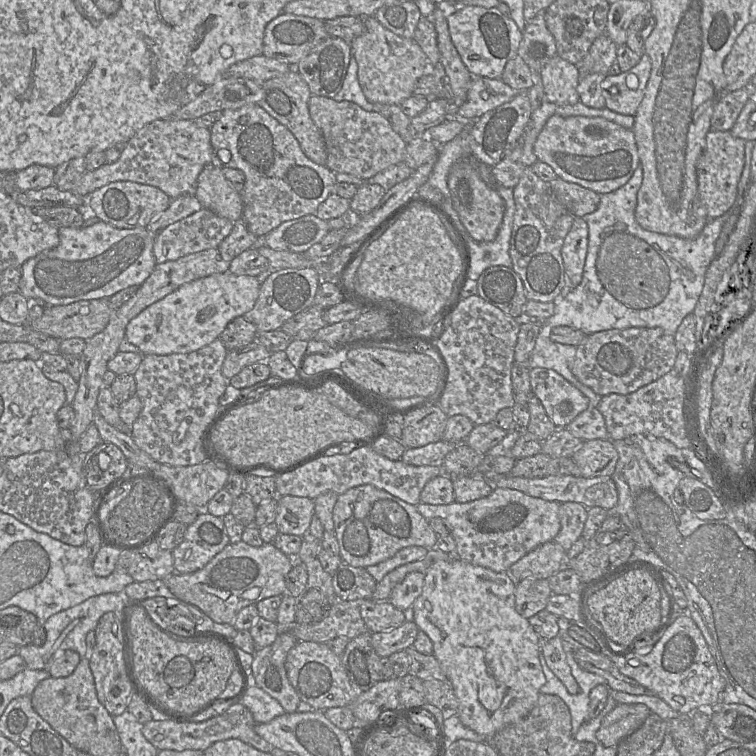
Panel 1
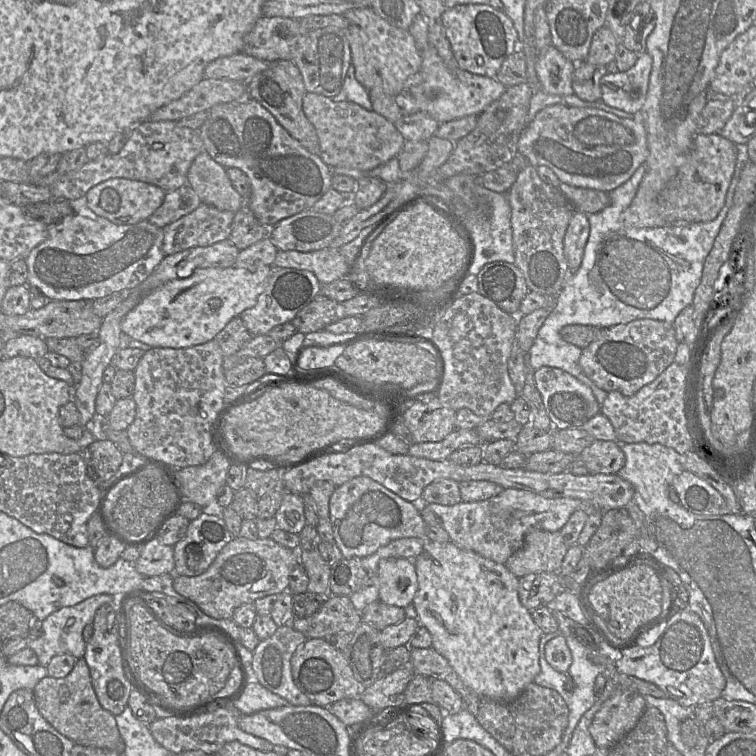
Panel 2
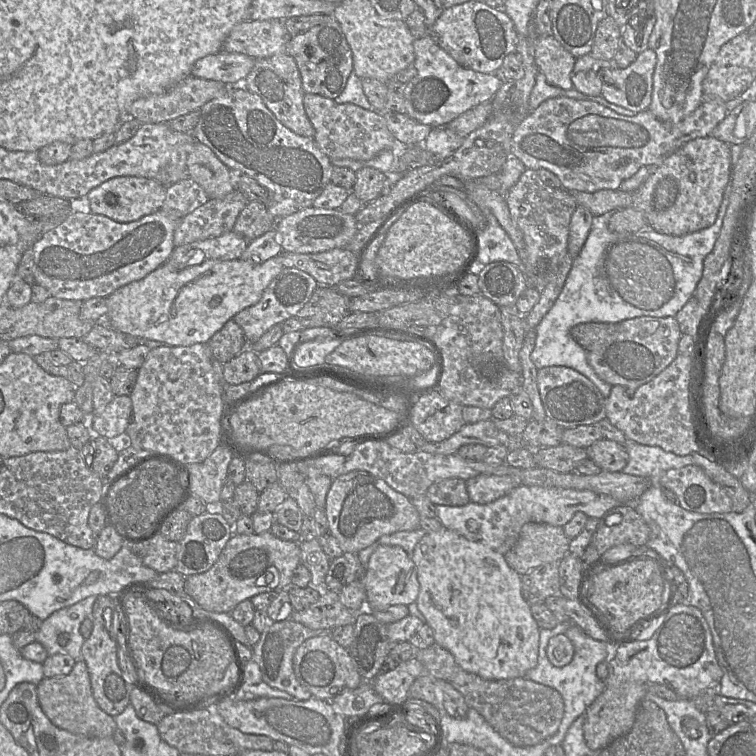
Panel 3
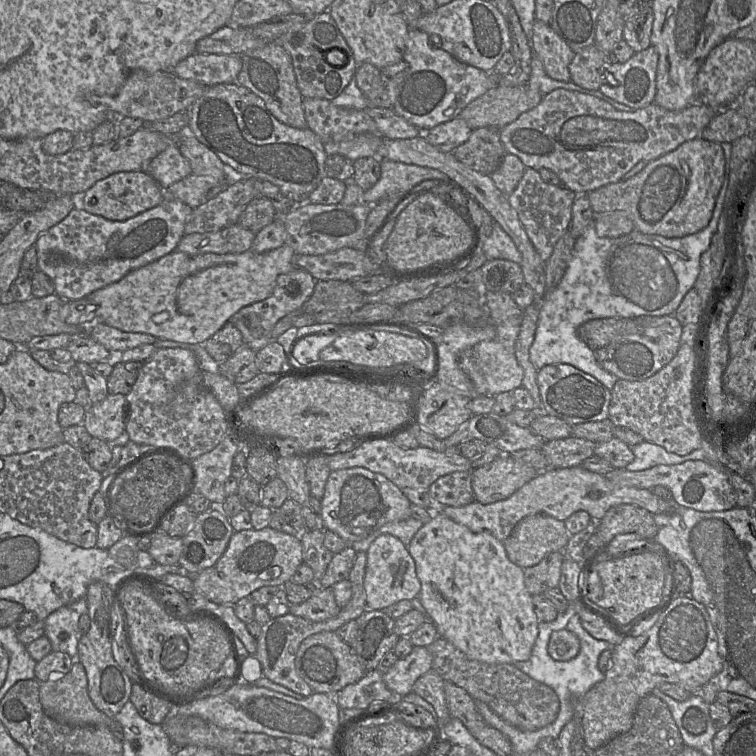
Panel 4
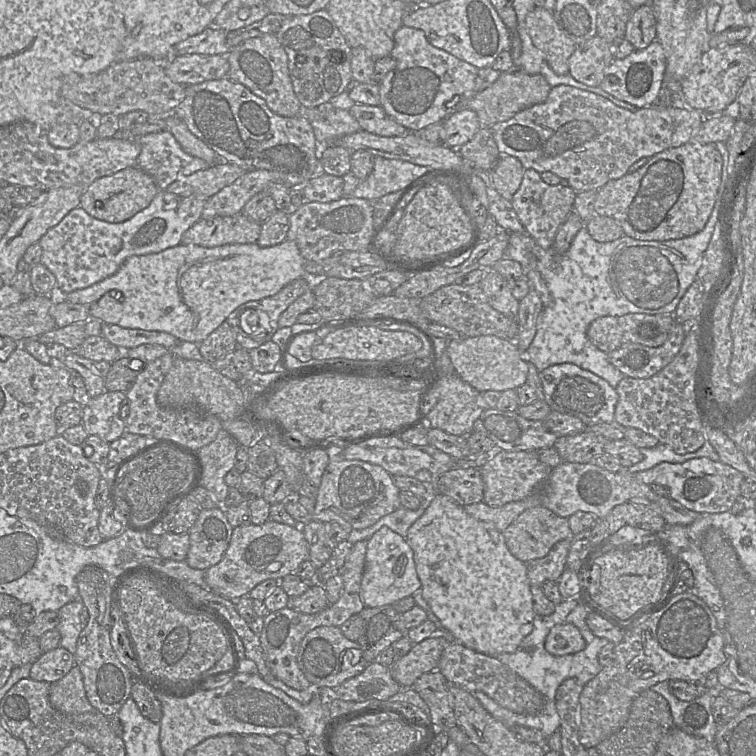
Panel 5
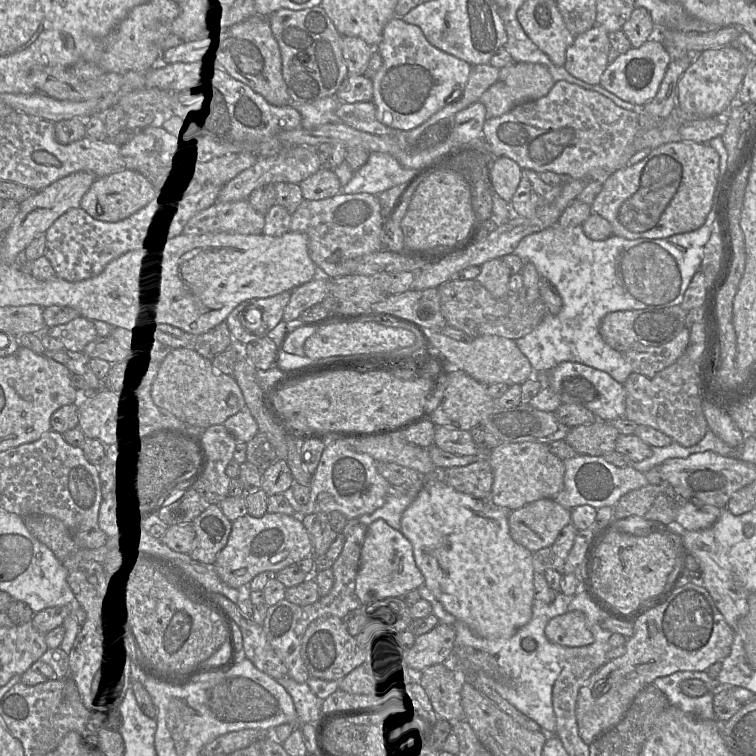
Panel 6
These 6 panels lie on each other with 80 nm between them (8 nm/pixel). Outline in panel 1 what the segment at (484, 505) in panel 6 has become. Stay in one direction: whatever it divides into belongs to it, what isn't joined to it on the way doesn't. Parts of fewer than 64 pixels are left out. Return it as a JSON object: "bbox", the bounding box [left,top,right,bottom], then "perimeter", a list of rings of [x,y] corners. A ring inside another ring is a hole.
{"bbox":[412,558,546,740],"perimeter":[[[460,558],[438,560],[425,572],[422,593],[412,605],[413,621],[431,639],[433,655],[454,689],[460,721],[489,740],[504,727],[527,716],[546,683],[539,661],[541,638],[529,620],[517,612],[515,589],[516,581],[506,571],[495,572]]]}

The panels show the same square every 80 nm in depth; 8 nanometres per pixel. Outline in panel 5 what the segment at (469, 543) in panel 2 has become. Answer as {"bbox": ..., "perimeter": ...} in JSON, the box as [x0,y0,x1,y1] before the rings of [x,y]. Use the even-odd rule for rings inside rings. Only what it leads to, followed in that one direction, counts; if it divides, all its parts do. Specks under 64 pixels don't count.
{"bbox":[463,462,708,532],"perimeter":[[[562,462],[552,468],[543,490],[536,491],[524,499],[512,501],[498,507],[490,506],[484,501],[463,507],[468,514],[477,520],[491,522],[504,532],[523,511],[535,506],[544,506],[557,515],[566,518],[579,510],[591,512],[597,518],[606,518],[616,505],[627,501],[651,506],[663,516],[667,524],[690,525],[701,514],[708,514],[690,510],[670,496],[656,494],[650,485],[637,479],[636,473],[631,473],[628,469],[611,472],[590,462]]]}

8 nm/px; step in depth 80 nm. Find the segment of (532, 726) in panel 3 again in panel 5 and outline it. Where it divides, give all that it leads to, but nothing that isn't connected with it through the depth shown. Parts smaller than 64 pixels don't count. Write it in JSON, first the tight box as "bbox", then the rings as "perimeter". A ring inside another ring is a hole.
{"bbox":[438,642,546,725],"perimeter":[[[450,642],[443,650],[438,670],[449,684],[457,685],[470,692],[483,692],[511,714],[510,725],[526,725],[526,716],[536,717],[546,708],[546,697],[531,686],[497,657],[476,652],[461,643]]]}

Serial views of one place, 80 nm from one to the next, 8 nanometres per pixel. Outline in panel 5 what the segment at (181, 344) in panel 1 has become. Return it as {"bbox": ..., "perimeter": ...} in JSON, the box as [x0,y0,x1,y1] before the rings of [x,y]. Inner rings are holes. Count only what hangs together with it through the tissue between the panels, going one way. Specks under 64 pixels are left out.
{"bbox":[56,239,306,343],"perimeter":[[[286,239],[282,243],[271,247],[260,247],[257,243],[250,244],[230,244],[218,247],[207,248],[195,244],[179,244],[167,248],[158,253],[131,256],[129,257],[113,275],[83,289],[75,290],[68,294],[59,294],[56,292],[56,299],[64,299],[71,303],[83,304],[89,309],[90,318],[100,319],[106,324],[115,324],[123,328],[142,329],[147,331],[167,332],[181,342],[200,343],[206,339],[216,328],[218,328],[228,316],[239,306],[249,301],[261,300],[278,293],[284,286],[293,280],[306,277],[304,269],[304,258],[301,256],[295,242]]]}

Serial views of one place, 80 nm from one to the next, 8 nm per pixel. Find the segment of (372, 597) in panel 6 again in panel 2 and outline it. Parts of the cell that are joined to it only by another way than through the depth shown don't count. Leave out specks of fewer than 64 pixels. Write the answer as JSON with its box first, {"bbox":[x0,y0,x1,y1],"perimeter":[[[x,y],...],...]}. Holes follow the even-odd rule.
{"bbox":[376,557,418,609],"perimeter":[[[394,557],[382,559],[376,576],[379,581],[379,601],[403,609],[413,603],[418,590],[413,560]]]}

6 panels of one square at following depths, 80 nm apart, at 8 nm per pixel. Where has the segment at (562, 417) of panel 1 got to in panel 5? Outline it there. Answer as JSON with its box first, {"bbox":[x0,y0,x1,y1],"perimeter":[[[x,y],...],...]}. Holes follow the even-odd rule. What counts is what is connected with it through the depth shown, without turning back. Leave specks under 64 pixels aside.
{"bbox":[539,363,619,425],"perimeter":[[[573,363],[551,365],[539,375],[544,399],[553,411],[577,417],[586,425],[615,420],[615,408],[619,397],[616,388],[605,379]]]}

